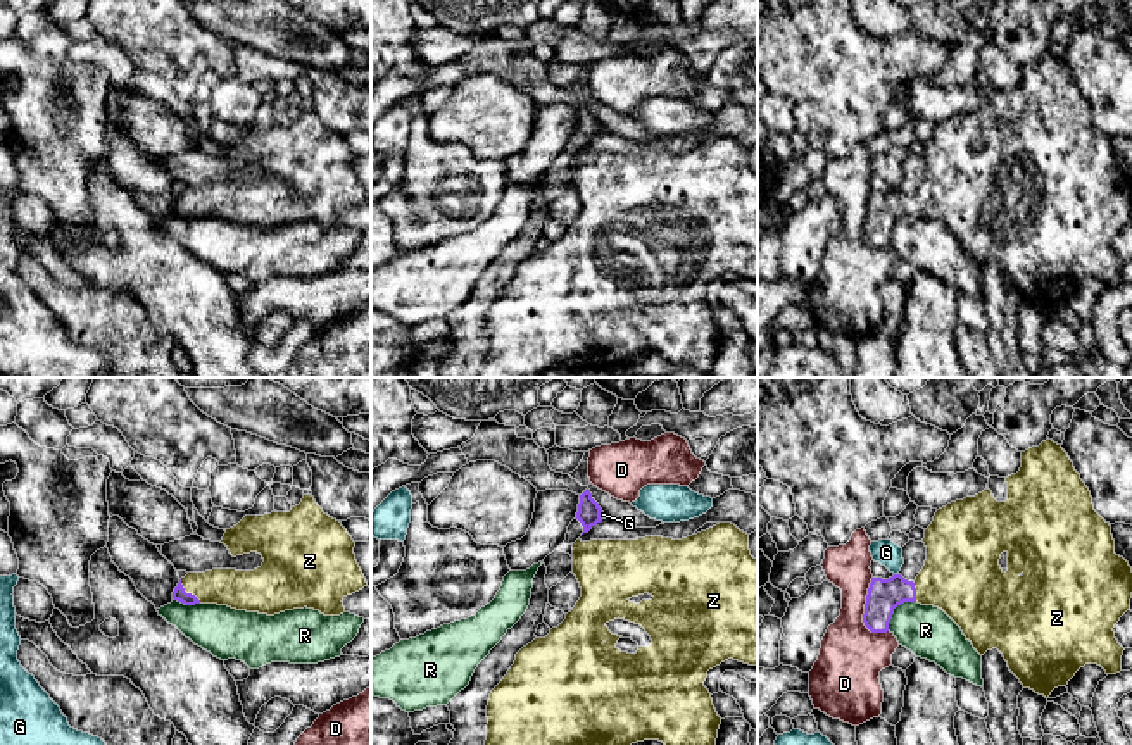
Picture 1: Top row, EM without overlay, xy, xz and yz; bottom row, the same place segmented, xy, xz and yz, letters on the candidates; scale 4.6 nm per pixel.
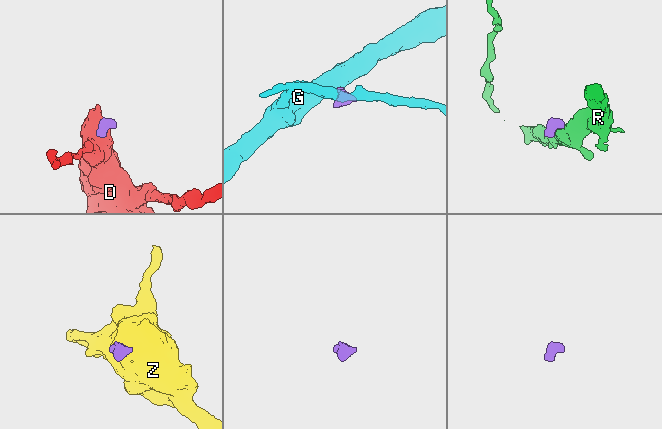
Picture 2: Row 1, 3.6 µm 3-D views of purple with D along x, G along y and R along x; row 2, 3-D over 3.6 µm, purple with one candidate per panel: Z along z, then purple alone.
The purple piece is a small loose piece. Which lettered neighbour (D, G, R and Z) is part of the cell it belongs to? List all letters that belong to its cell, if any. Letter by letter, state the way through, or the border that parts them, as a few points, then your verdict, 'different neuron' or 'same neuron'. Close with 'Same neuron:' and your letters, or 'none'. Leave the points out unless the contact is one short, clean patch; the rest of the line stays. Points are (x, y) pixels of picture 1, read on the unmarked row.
D: border along yz (872, 190), (863, 237), (872, 245), (886, 247); different neuron
G: border along yz (894, 187), (898, 188); different neuron
R: border along yz (915, 214), (905, 214), (894, 223), (887, 244); different neuron
Z: runs through xy (178, 207), (188, 207), (242, 204); same neuron
Same neuron: Z

